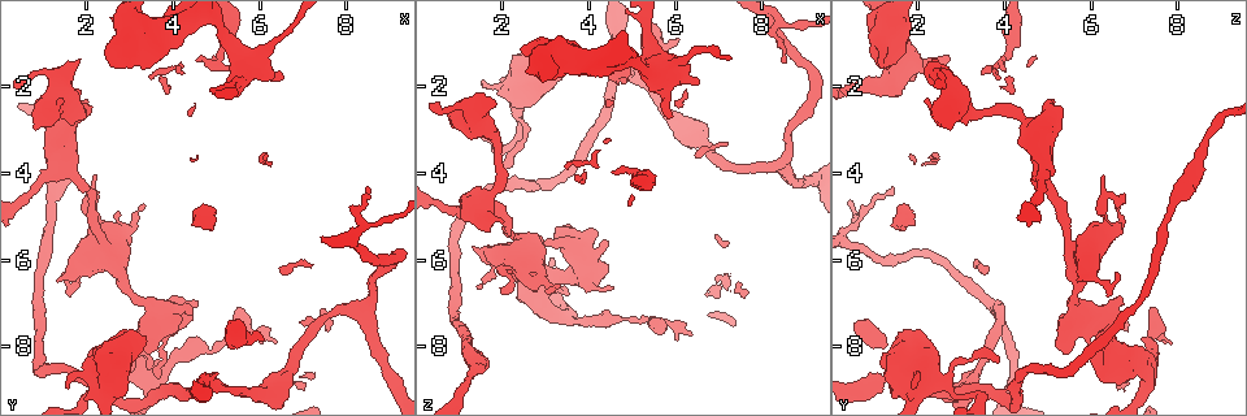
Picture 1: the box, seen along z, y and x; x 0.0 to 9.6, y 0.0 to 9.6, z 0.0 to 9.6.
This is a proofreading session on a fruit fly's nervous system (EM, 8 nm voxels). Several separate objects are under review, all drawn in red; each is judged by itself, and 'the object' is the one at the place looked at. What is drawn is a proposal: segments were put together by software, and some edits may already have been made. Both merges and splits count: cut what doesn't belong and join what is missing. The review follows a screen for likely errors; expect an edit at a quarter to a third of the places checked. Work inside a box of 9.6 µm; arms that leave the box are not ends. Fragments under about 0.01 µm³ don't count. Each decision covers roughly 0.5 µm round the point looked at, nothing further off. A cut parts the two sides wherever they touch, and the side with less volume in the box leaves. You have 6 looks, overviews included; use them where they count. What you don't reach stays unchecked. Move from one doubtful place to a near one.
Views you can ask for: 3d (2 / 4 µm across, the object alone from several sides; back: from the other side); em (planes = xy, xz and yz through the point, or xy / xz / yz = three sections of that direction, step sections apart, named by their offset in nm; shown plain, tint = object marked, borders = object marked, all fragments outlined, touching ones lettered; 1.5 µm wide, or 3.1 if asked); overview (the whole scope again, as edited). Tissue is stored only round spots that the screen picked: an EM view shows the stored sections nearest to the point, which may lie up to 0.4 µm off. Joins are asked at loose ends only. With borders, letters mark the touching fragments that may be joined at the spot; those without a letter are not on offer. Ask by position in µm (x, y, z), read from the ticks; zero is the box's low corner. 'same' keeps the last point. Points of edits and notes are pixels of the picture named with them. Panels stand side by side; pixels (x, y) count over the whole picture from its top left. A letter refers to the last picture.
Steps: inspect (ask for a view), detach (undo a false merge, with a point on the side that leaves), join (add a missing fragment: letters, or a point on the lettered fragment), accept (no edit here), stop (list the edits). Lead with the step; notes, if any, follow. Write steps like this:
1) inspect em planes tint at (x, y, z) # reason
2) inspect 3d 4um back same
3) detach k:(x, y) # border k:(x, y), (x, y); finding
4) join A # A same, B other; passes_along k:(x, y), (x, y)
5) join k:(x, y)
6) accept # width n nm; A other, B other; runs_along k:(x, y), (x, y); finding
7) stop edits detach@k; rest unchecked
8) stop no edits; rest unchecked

inspect 3d 4um at (1.45, 2.30, 2.20) # thick end

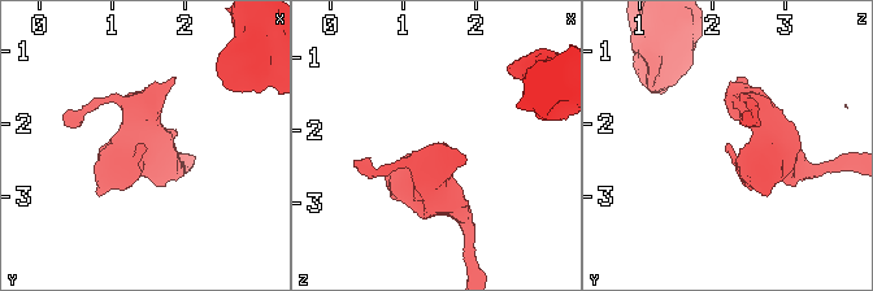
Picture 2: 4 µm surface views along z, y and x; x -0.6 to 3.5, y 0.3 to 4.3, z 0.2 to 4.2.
inspect em planes borders at (1.40, 2.30, 2.20) # now the EM

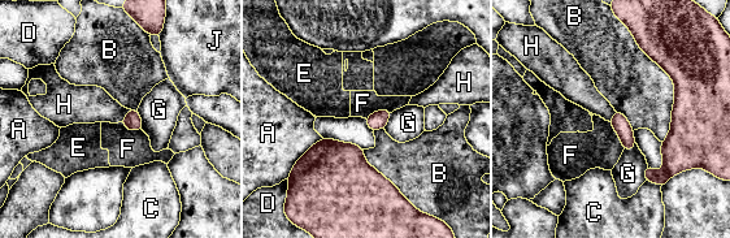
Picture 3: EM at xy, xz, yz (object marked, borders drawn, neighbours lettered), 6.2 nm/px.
accept # A other, B other, C other, D other, E other, F other, G other, H other, J other; border 3:(130, 109), (121, 121); none of them fits

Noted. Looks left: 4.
inspect 3d 4um at (2.00, 8.30, 3.85) # branch stops here

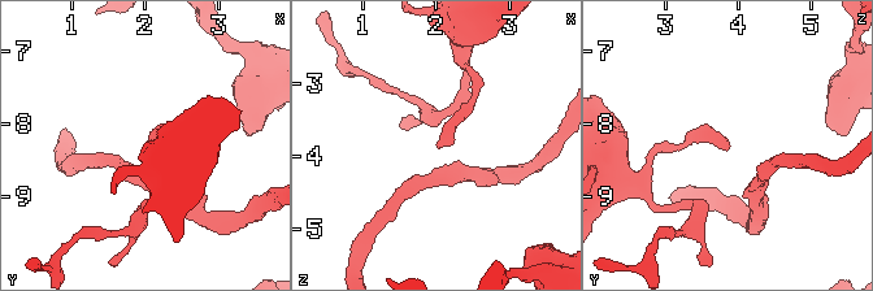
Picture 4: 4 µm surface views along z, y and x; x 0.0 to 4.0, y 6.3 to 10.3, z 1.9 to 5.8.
inspect em xz step 8 tint at (2.00, 8.30, 3.85)

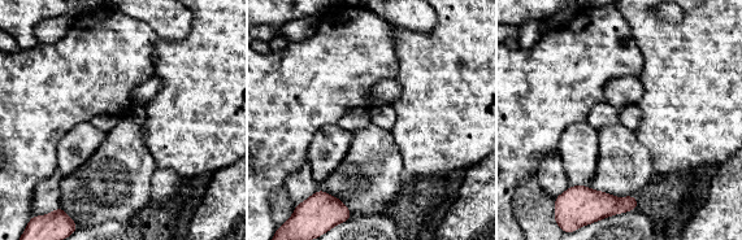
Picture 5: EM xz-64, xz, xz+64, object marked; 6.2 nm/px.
inspect em planes borders same

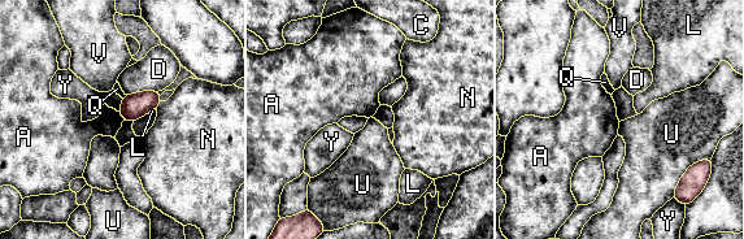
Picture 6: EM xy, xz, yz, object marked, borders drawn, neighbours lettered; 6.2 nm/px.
accept # A other, C other, D other, L other, N other, Q other, U other, V other, Y other; border 6:(122, 99), (122, 104), (117, 111); none of them fits

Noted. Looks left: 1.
stop no edits; rest unchecked

